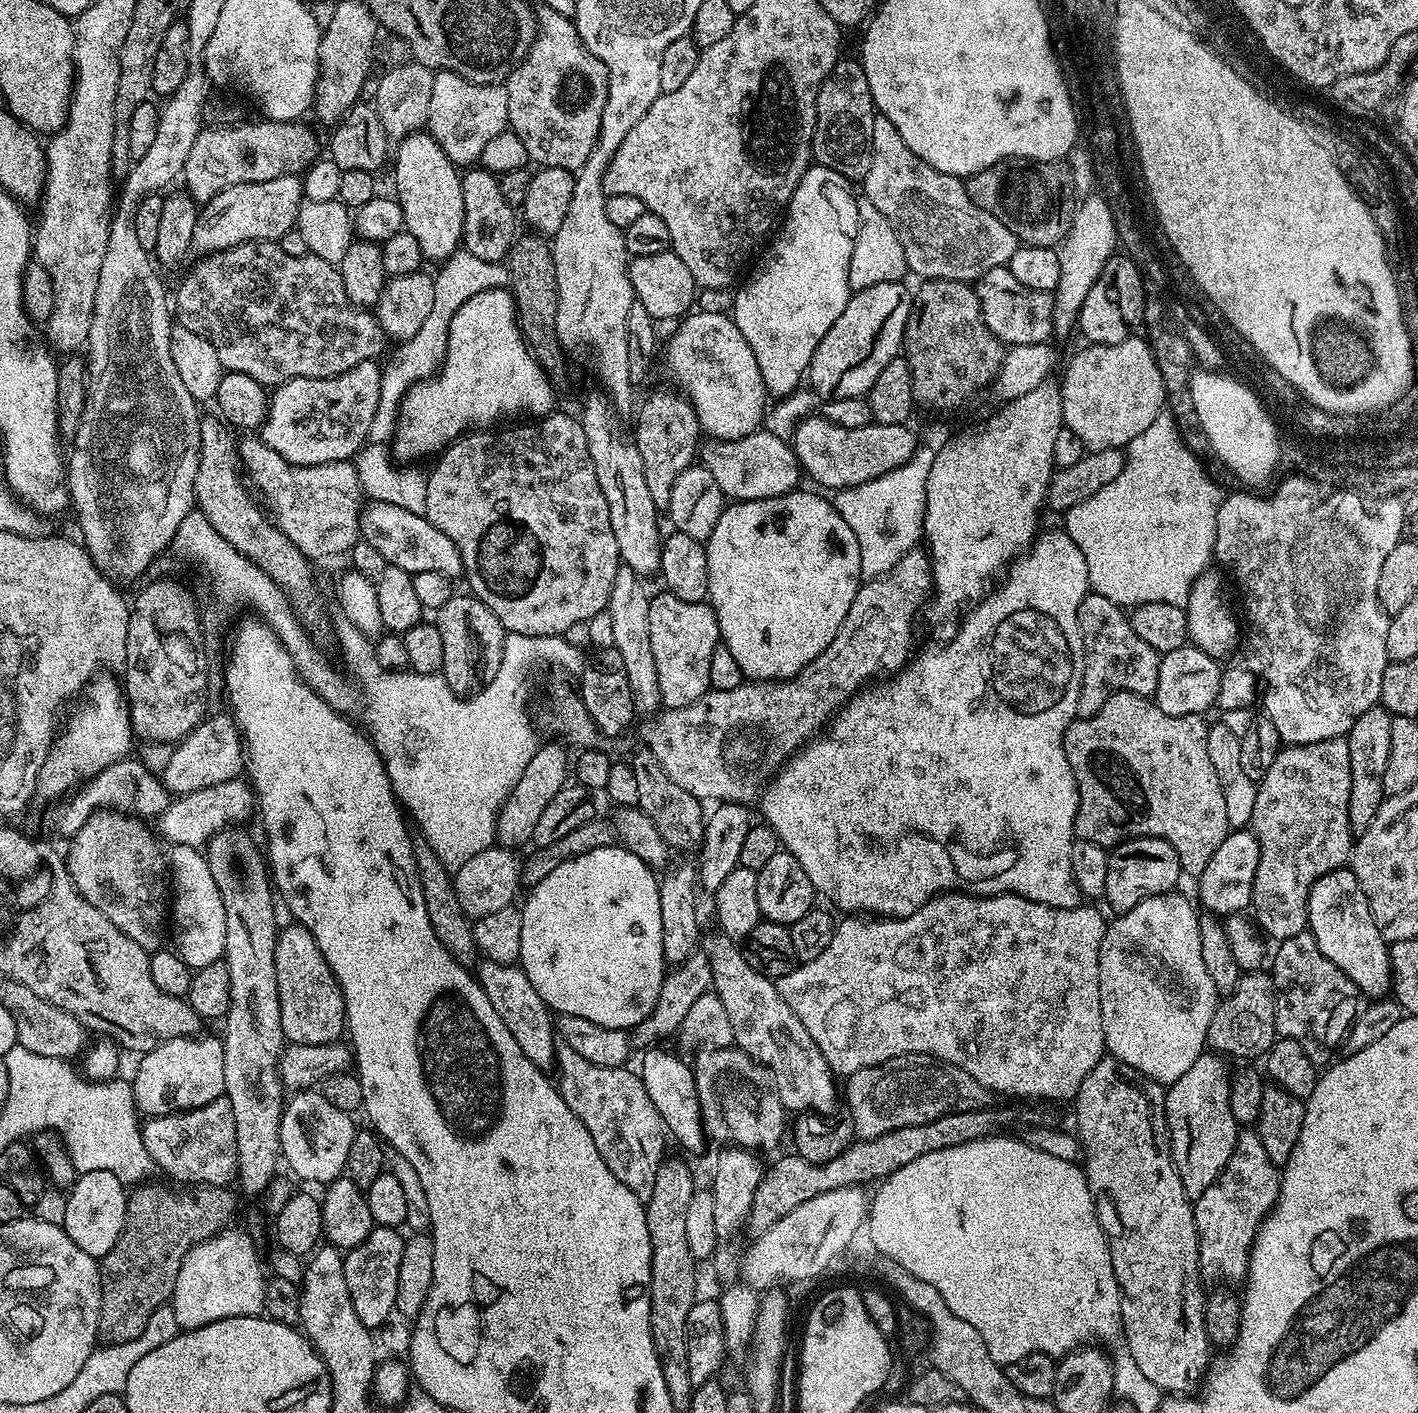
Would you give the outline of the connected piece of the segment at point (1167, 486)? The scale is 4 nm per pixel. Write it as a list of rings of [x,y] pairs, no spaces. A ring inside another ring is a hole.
[[[1162,414],[1128,444],[1122,474],[1118,474],[1110,486],[1102,486],[1098,494],[1070,509],[1063,517],[1062,528],[1086,558],[1091,591],[1121,606],[1146,602],[1184,606],[1194,582],[1213,563],[1221,499],[1221,485],[1188,447],[1185,433],[1181,432],[1174,416]]]

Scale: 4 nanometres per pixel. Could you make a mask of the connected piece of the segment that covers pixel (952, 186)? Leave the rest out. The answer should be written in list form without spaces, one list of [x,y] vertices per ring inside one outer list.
[[[877,114],[874,118],[874,142],[872,143],[872,157],[870,170],[864,176],[863,195],[888,220],[900,237],[904,257],[908,263],[908,272],[920,276],[924,280],[962,280],[975,282],[981,280],[990,270],[1007,265],[1008,259],[1018,247],[1018,241],[994,214],[986,214],[974,202],[970,202],[970,194],[964,189],[965,181],[958,176],[951,176],[930,167],[906,142],[902,142],[902,134],[894,127],[890,118]]]

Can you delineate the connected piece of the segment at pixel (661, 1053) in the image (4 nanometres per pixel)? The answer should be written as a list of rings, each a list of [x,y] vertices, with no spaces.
[[[653,1046],[643,1053],[644,1061],[638,1067],[640,1081],[646,1086],[646,1094],[650,1094],[650,1102],[654,1102],[654,1110],[658,1110],[667,1135],[671,1139],[673,1136],[686,1151],[700,1152],[706,1145],[706,1133],[700,1113],[696,1073],[689,1061],[687,1064],[682,1057],[664,1048],[667,1047]]]

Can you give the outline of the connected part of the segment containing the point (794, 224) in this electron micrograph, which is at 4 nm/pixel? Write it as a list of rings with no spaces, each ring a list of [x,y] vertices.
[[[813,163],[806,174],[802,174],[794,194],[788,200],[788,207],[779,225],[780,233],[778,228],[771,237],[773,240],[768,253],[761,258],[752,277],[744,285],[741,283],[735,289],[736,296],[734,292],[731,297],[731,318],[738,330],[742,330],[742,338],[750,342],[750,350],[754,350],[754,358],[758,362],[758,370],[762,370],[762,382],[769,397],[789,396],[801,387],[800,379],[803,381],[808,375],[808,367],[814,358],[818,342],[826,338],[826,330],[830,330],[830,326],[838,322],[838,314],[842,314],[842,310],[846,310],[848,305],[848,267],[852,257],[852,242],[856,239],[856,231],[860,225],[857,197],[852,196],[848,188],[851,188],[849,181],[842,174]]]

